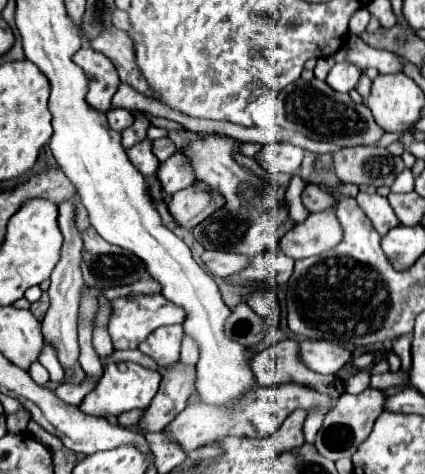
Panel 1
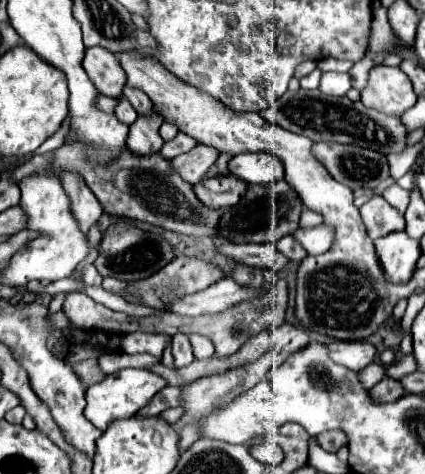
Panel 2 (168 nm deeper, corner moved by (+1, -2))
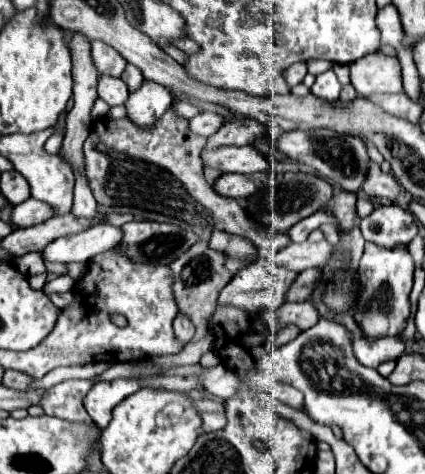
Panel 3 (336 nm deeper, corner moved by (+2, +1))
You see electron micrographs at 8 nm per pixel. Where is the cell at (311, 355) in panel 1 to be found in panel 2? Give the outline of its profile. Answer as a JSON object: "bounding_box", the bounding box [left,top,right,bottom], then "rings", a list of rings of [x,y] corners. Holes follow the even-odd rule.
{"bounding_box":[328,341,376,371],"rings":[[[332,341],[328,343],[328,357],[350,369],[350,371],[360,371],[368,363],[374,361],[376,357],[376,347],[370,343],[350,343],[350,341]]]}

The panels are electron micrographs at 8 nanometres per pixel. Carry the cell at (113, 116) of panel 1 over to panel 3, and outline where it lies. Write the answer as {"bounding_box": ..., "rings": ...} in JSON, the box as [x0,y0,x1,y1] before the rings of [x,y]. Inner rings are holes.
{"bounding_box":[99,76,129,106],"rings":[[[99,76],[99,98],[103,98],[109,106],[125,104],[127,96],[129,96],[127,84],[123,84],[121,78]]]}

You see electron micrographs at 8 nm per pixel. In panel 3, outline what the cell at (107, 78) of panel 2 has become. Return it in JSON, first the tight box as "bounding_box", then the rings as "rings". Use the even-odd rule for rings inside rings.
{"bounding_box":[91,40,127,76],"rings":[[[99,40],[91,42],[91,56],[93,56],[93,62],[95,62],[99,74],[121,76],[123,68],[127,66],[123,56],[115,48],[109,48],[109,44],[103,44]]]}

